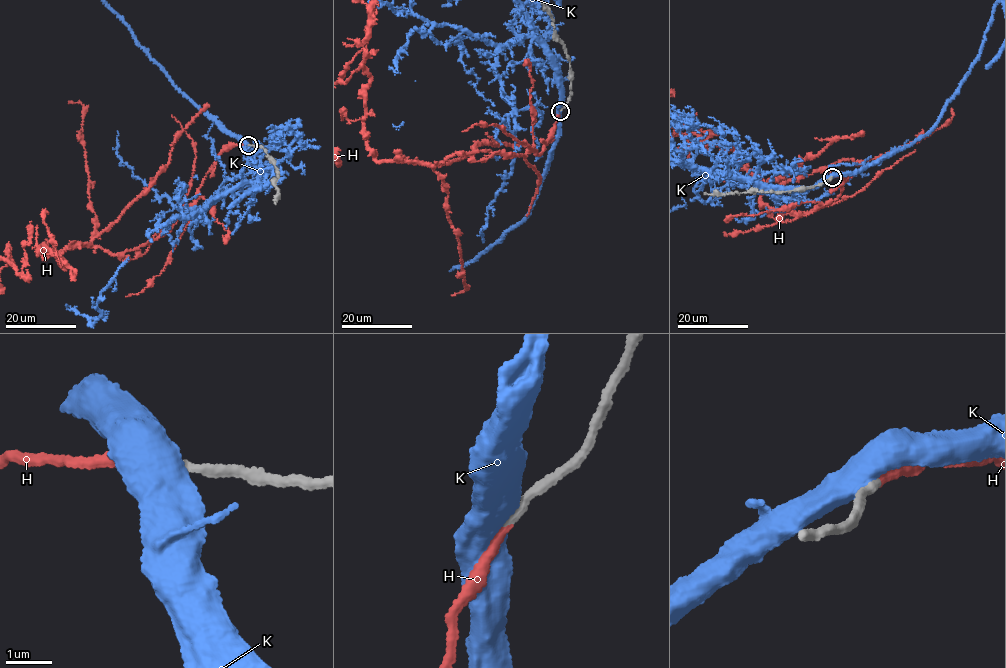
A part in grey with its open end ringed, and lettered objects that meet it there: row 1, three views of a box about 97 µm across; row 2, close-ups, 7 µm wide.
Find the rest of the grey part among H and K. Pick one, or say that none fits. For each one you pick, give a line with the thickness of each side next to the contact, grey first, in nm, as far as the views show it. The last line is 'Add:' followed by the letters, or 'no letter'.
H: Thickness 180 nm (grey) against 200 nm
Add: H

